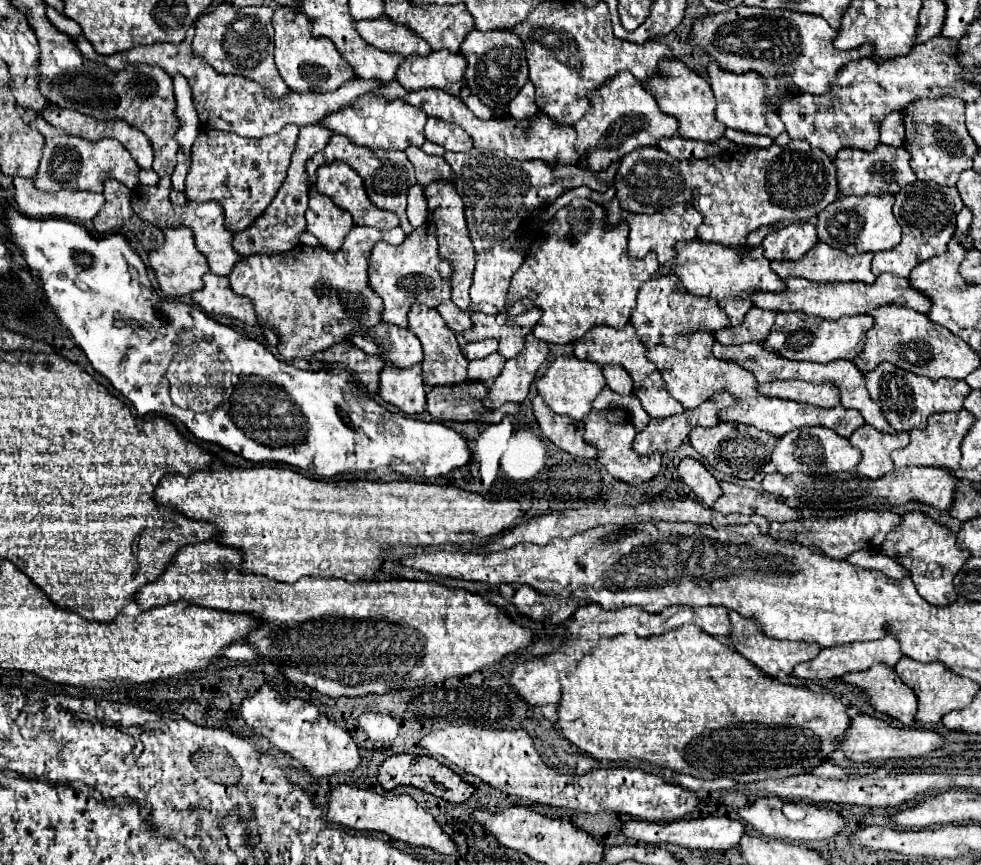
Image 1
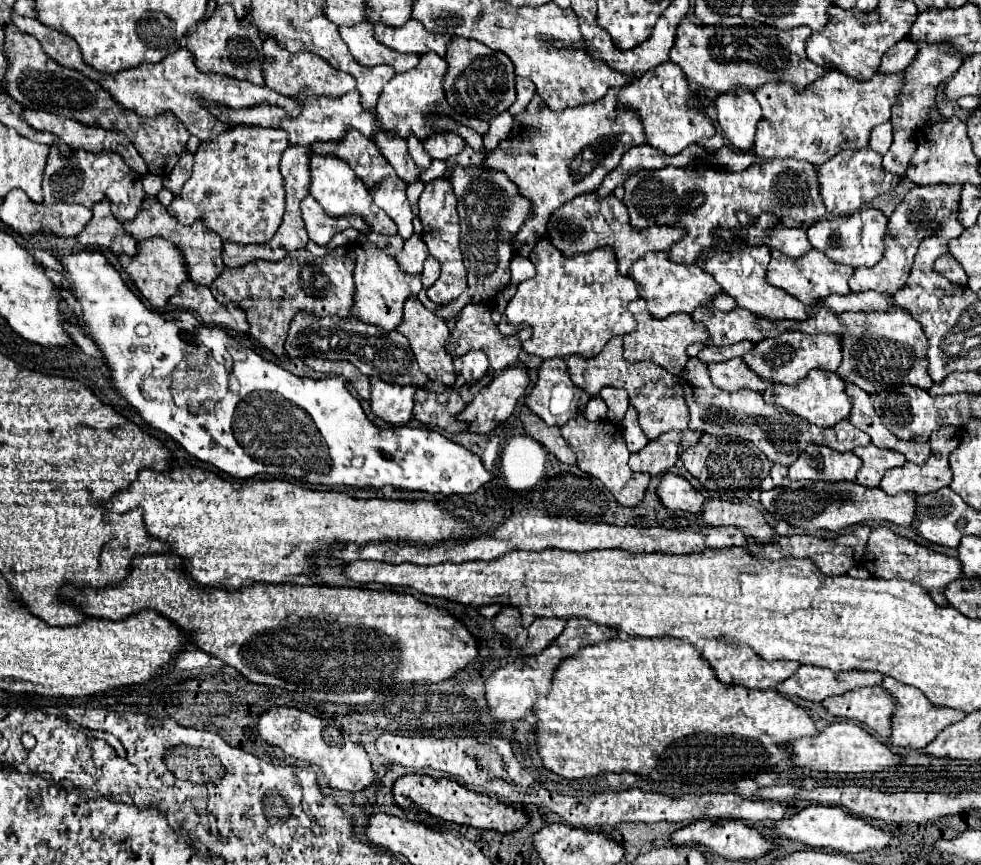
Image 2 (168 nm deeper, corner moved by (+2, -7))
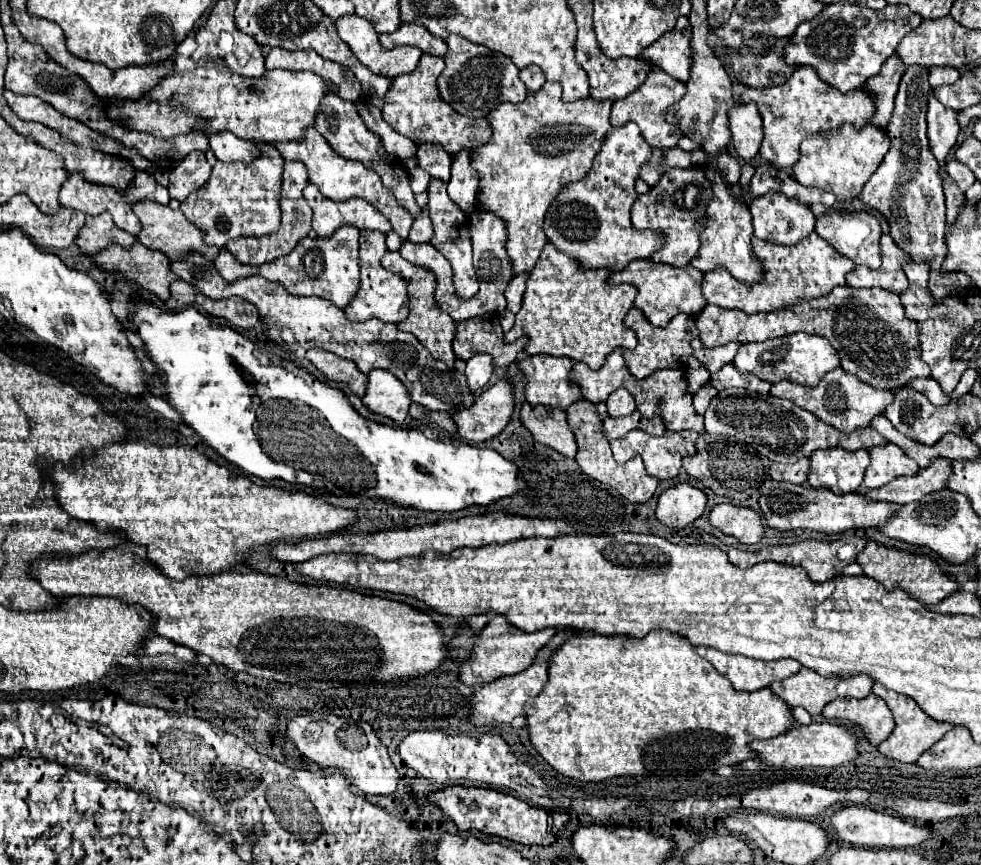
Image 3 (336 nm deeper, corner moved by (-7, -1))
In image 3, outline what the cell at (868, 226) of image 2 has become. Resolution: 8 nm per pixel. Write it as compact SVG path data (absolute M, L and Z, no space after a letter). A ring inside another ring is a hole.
M859 211L859 213L849 213L849 215L841 215L841 213L827 213L821 215L815 223L815 233L825 239L831 247L835 247L837 253L853 259L859 265L867 265L871 269L879 269L881 265L881 253L879 253L879 239L881 239L881 225L877 221L877 217L869 215L867 211Z

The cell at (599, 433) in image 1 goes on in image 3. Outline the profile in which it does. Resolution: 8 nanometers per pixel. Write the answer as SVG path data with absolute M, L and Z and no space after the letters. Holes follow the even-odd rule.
M587 399L575 401L567 409L567 421L569 421L569 427L575 433L575 439L577 439L577 445L579 445L575 461L579 463L579 467L589 477L593 477L593 479L597 479L597 481L601 481L601 483L617 489L631 503L645 503L645 501L649 501L653 497L653 493L657 489L657 481L655 481L655 477L647 475L641 457L635 457L635 459L631 459L631 461L623 463L623 465L617 463L617 461L613 461L611 445L609 445L609 441L607 441L607 437L603 433L603 421L599 419L593 403L589 403Z

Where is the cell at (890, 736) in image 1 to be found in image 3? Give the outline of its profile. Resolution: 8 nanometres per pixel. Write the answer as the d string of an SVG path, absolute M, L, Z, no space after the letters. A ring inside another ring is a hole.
M829 721L799 725L777 737L753 741L749 747L757 751L757 755L767 765L775 765L775 767L837 767L843 763L851 763L861 755L857 749L855 729L847 725L835 725Z

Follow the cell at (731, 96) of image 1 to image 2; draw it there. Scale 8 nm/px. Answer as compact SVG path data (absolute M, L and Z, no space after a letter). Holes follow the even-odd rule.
M734 91L734 95L718 95L716 99L718 123L722 135L740 151L748 151L754 143L754 131L760 119L756 99L750 91Z

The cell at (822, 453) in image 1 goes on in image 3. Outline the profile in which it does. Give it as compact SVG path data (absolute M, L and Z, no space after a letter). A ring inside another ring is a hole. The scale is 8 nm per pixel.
M819 449L811 455L811 469L805 485L827 487L833 493L857 491L863 483L863 473L869 467L867 449Z

